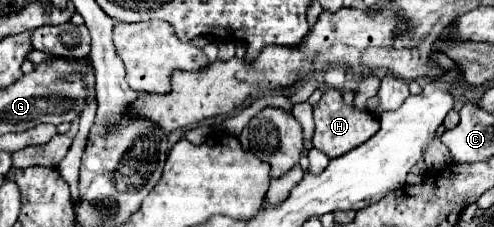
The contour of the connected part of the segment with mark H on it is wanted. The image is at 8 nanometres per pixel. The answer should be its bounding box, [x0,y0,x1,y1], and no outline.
[313,88,379,160]

